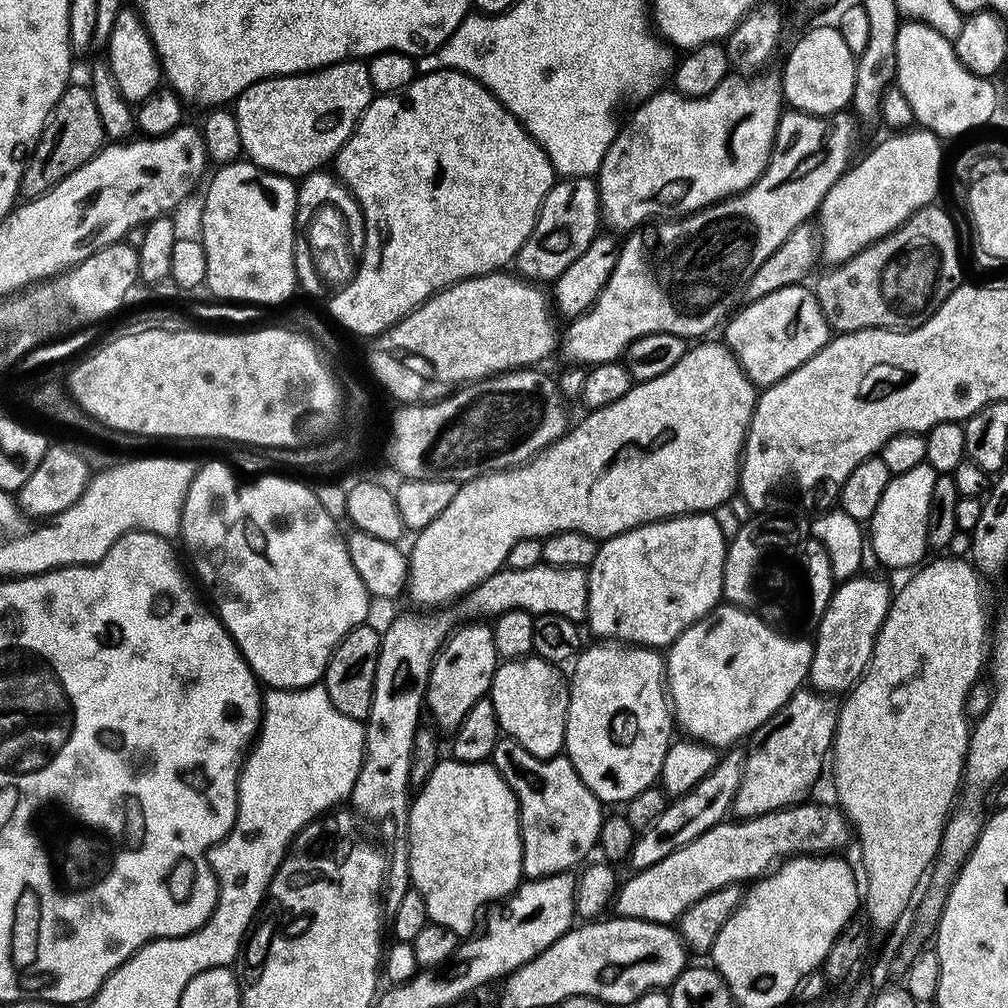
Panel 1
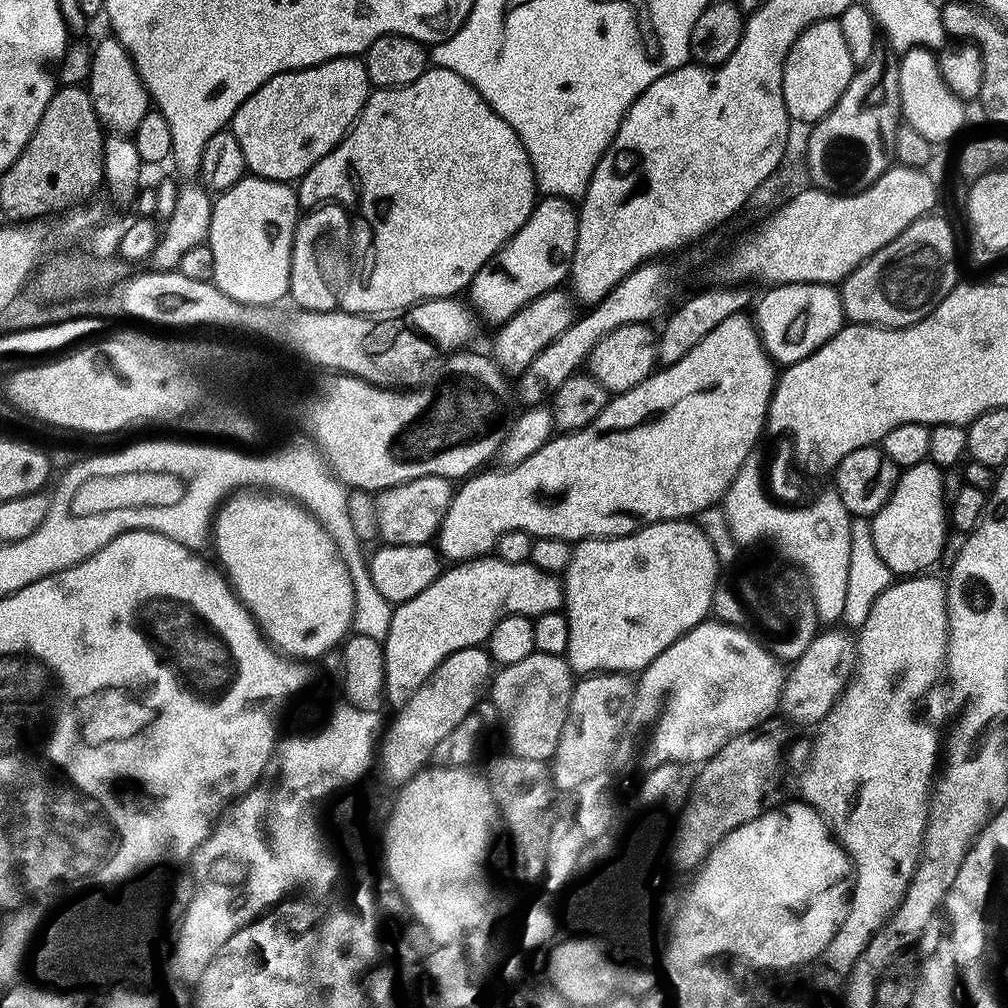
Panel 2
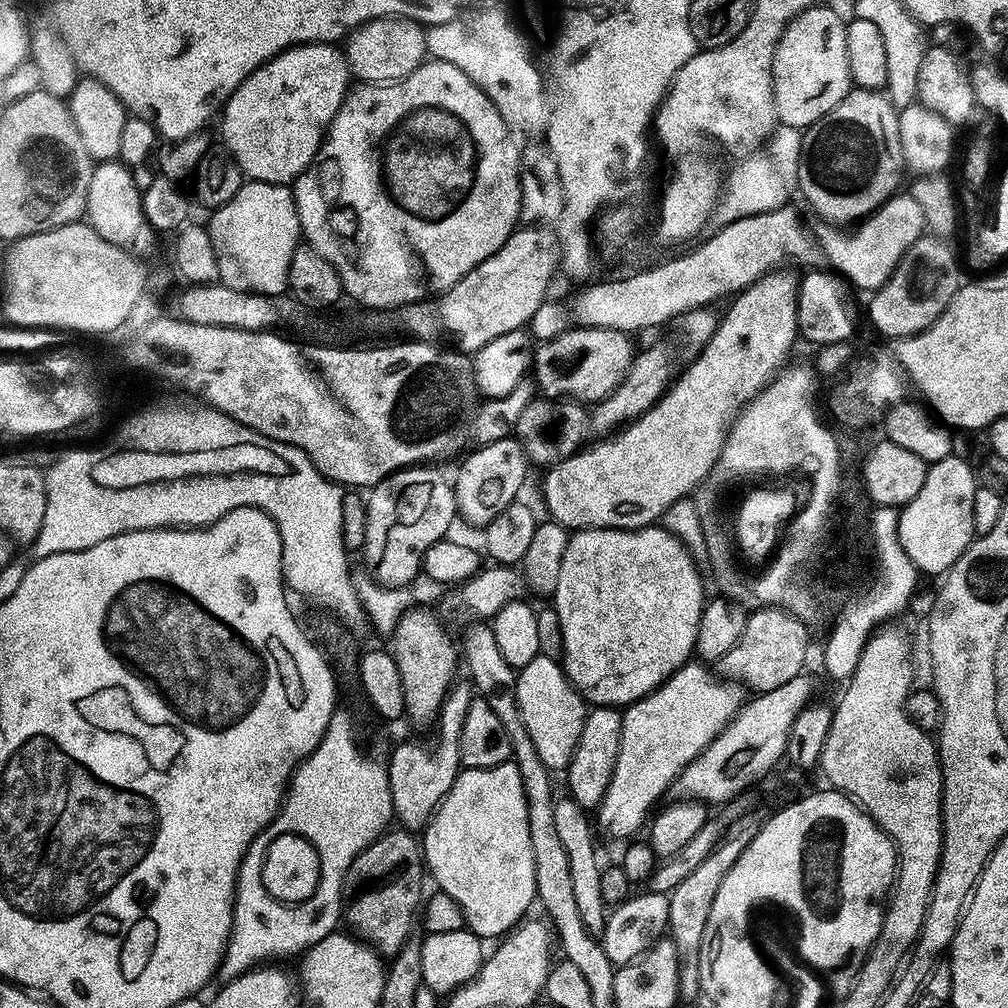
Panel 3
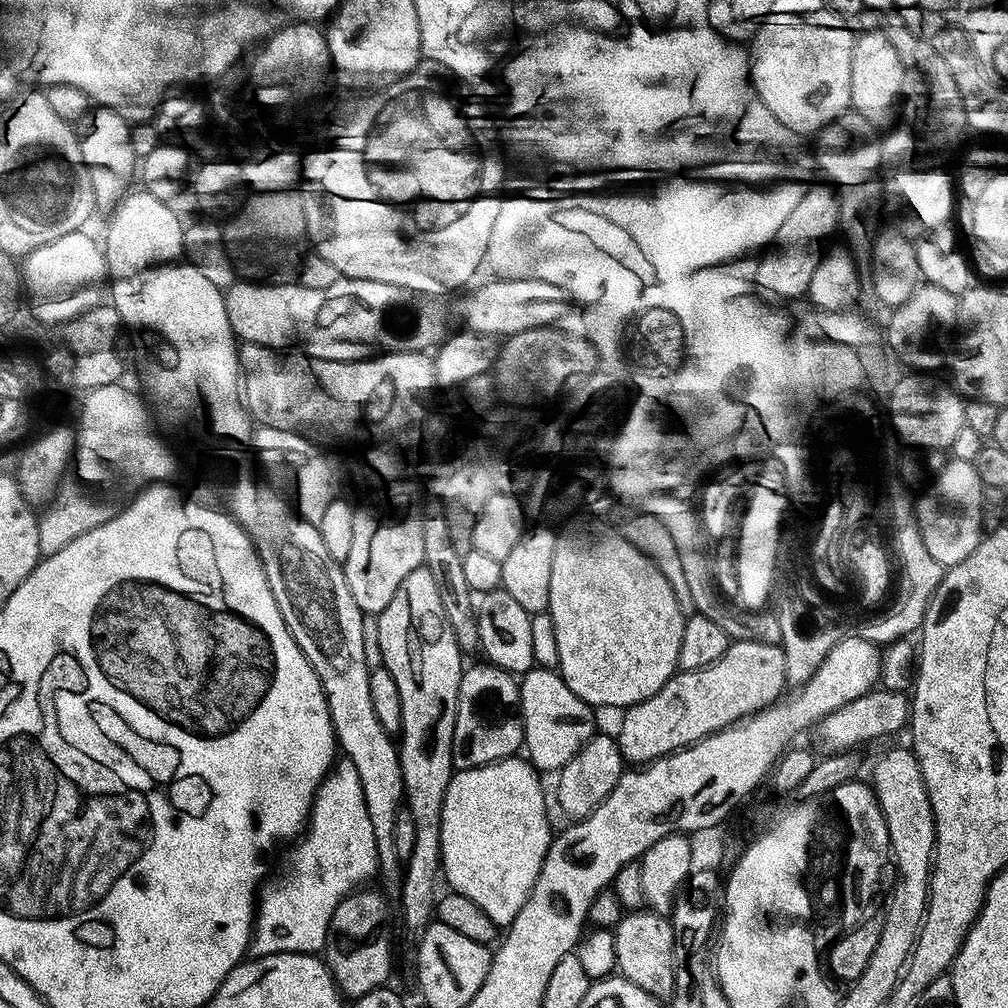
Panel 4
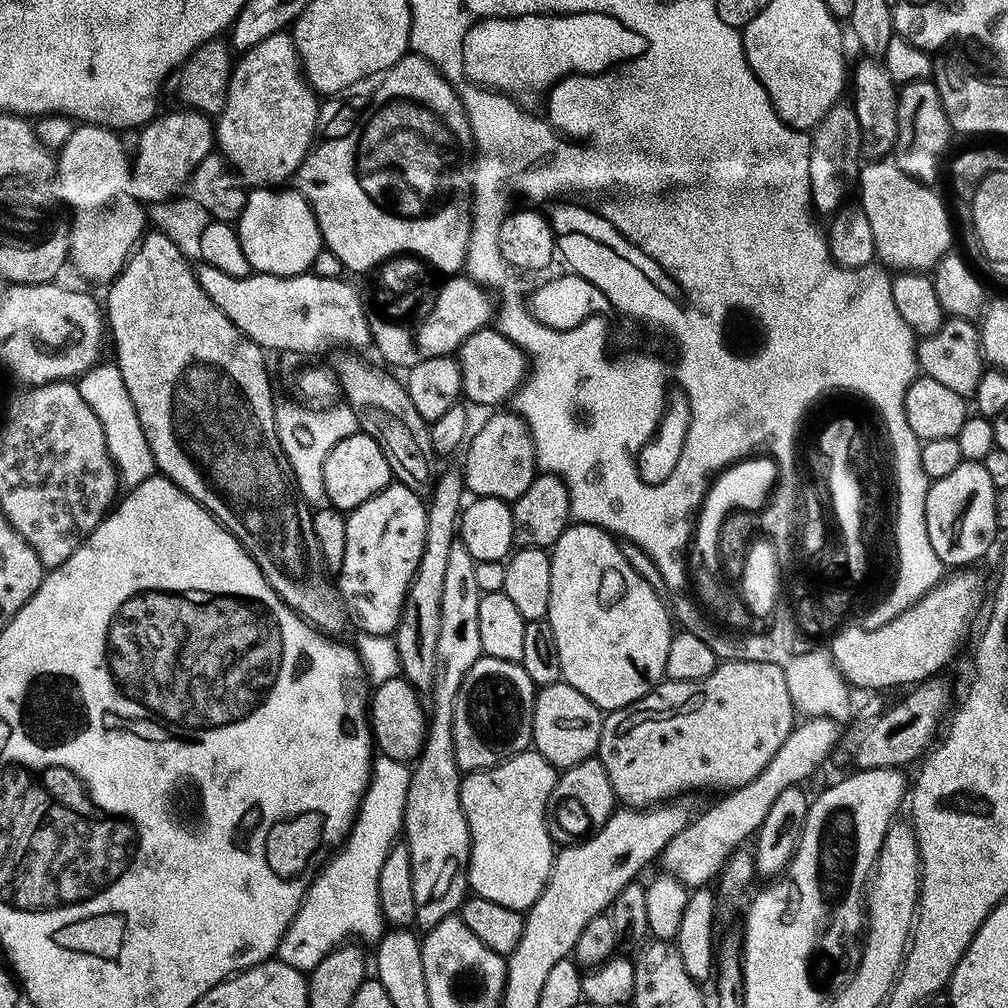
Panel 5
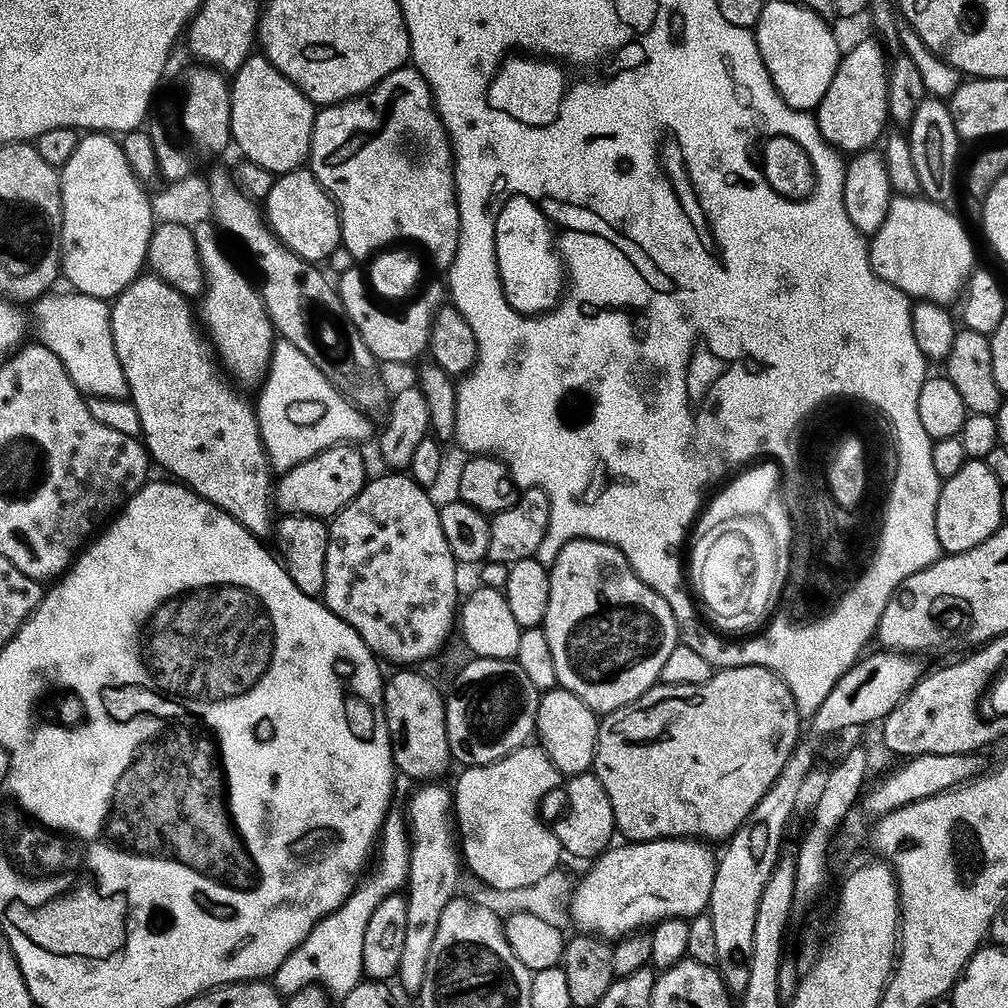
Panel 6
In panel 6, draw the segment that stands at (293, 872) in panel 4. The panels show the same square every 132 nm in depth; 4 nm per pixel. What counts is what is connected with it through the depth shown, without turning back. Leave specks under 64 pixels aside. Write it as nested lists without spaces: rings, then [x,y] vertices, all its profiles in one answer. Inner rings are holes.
[[[393,806],[389,808],[388,817],[384,819],[384,827],[380,829],[378,855],[374,860],[377,868],[373,867],[357,883],[352,894],[346,898],[346,902],[342,902],[342,906],[335,908],[329,916],[323,916],[310,930],[308,937],[289,954],[286,962],[278,966],[274,974],[274,987],[281,997],[290,997],[311,984],[319,985],[332,998],[342,998],[350,994],[350,990],[354,990],[354,986],[360,983],[364,976],[362,942],[370,914],[384,898],[397,893],[407,885],[411,853],[405,809]]]

